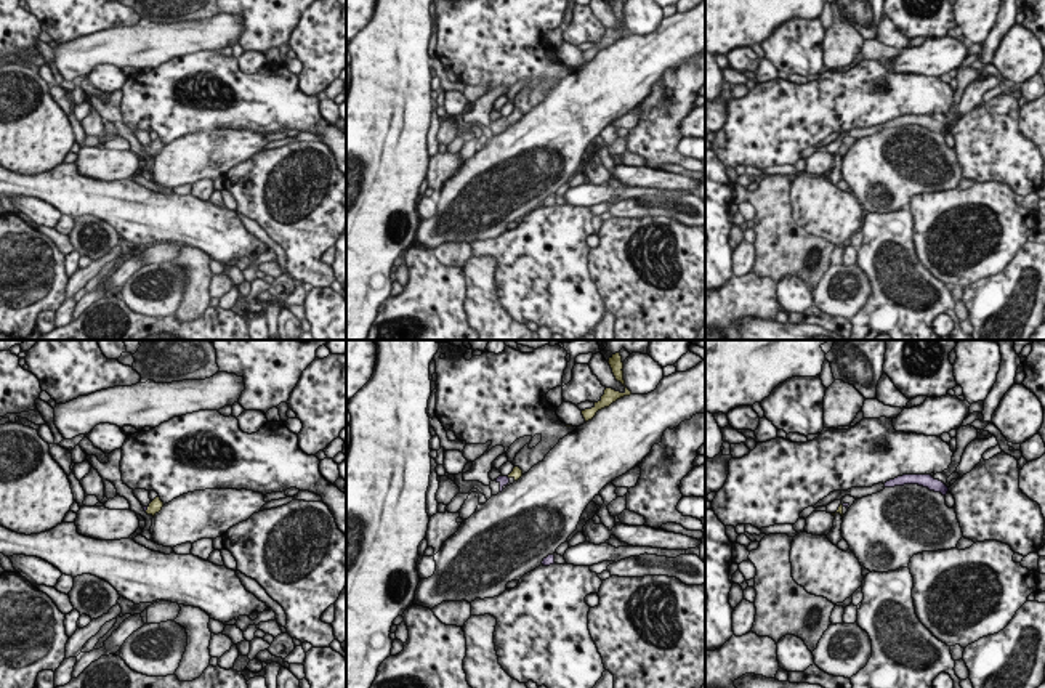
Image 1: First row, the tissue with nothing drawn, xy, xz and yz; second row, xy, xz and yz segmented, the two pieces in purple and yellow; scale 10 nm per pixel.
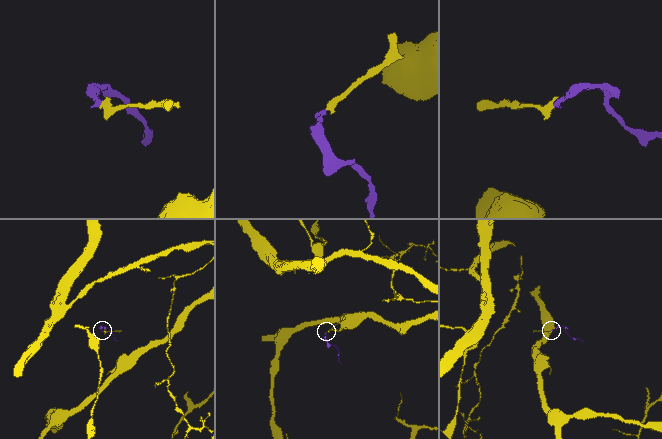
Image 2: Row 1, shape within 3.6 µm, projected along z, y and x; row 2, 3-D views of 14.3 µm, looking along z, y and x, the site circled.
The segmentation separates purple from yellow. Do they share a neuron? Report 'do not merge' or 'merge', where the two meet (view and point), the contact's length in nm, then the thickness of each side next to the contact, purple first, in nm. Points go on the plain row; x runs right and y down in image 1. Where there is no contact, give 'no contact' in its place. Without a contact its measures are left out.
merge; meets purple in xy at (146, 149); contact 60 nm long; 30 nm thick on the purple side, 130 nm on the other

